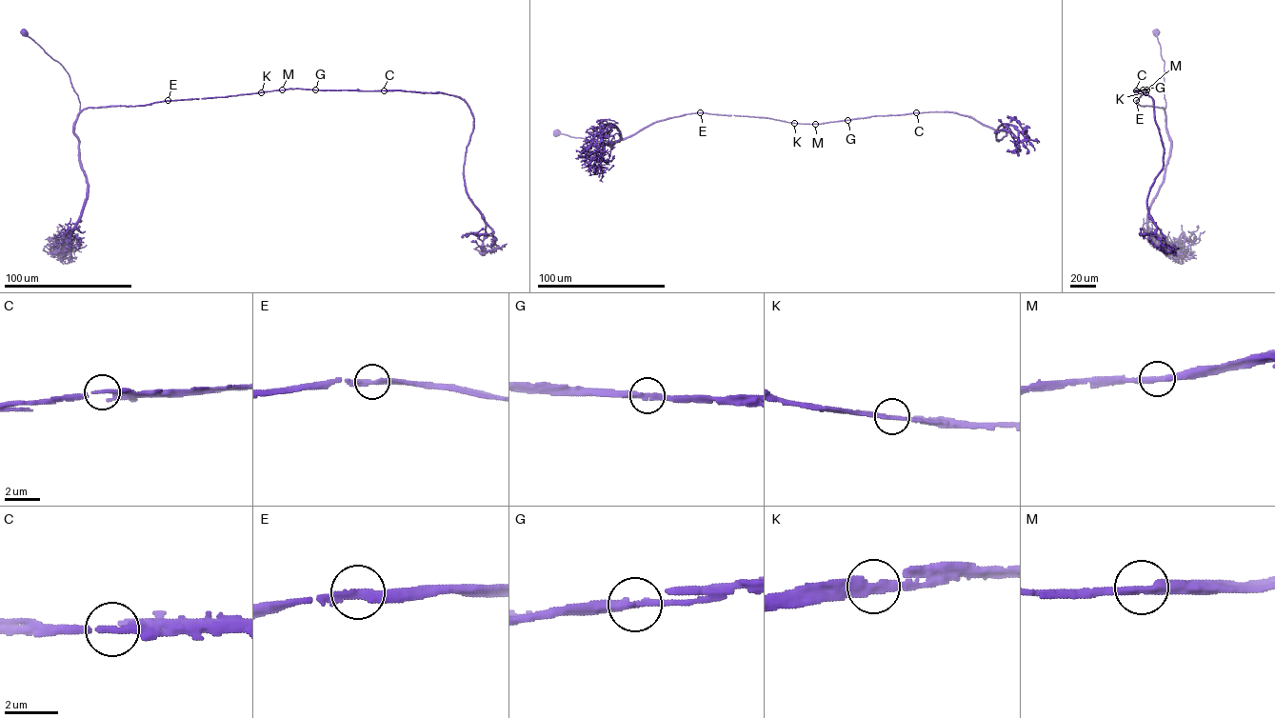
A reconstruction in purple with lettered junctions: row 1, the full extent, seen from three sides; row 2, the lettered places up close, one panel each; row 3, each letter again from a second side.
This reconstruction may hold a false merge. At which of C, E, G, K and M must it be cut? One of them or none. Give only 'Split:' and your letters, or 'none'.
Split: none

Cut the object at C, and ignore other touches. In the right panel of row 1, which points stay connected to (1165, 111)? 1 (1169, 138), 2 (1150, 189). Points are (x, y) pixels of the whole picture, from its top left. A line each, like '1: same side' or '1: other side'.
1: same side
2: other side

